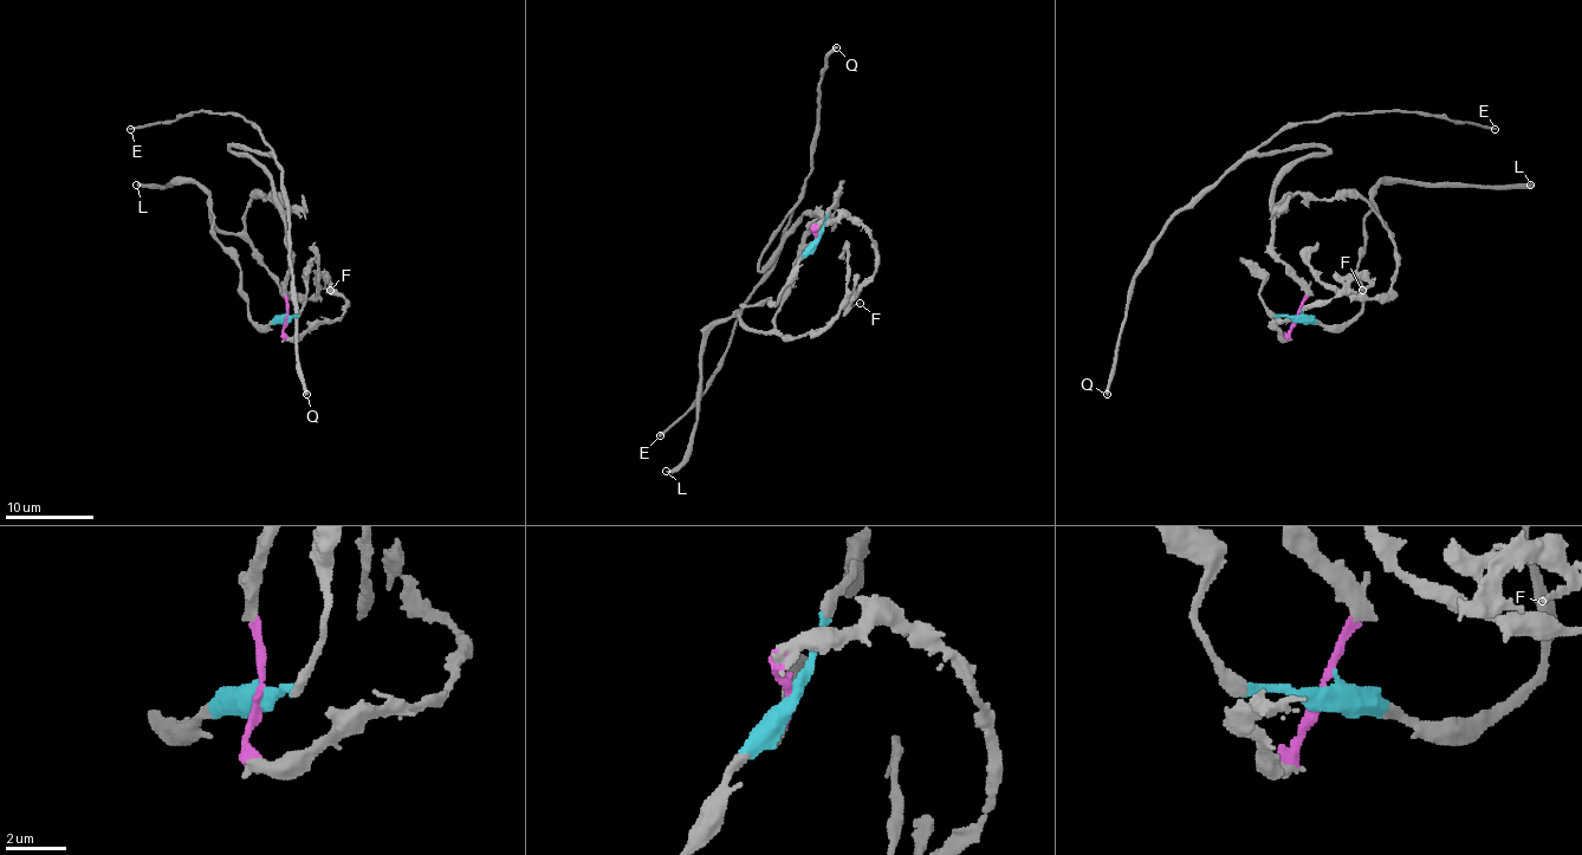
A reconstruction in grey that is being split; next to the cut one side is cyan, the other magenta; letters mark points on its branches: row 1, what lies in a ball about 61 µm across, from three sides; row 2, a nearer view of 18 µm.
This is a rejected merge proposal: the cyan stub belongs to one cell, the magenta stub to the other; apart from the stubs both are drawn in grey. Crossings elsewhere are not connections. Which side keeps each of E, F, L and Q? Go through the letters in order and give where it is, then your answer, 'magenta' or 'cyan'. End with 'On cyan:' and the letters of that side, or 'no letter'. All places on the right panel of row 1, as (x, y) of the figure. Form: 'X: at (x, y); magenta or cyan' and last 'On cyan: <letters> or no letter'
E: at (1495, 129); magenta
F: at (1362, 290); magenta
L: at (1530, 185); cyan
Q: at (1107, 394); magenta
On cyan: L

